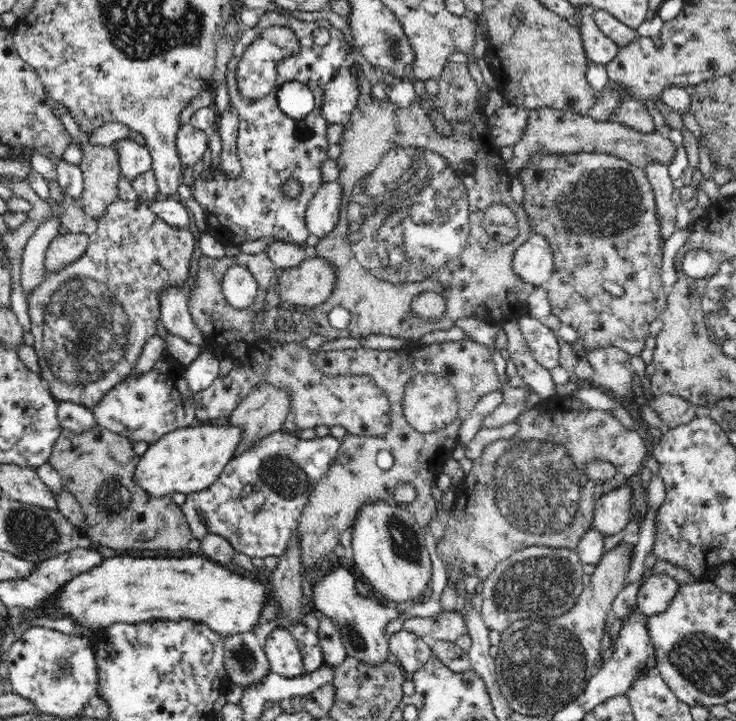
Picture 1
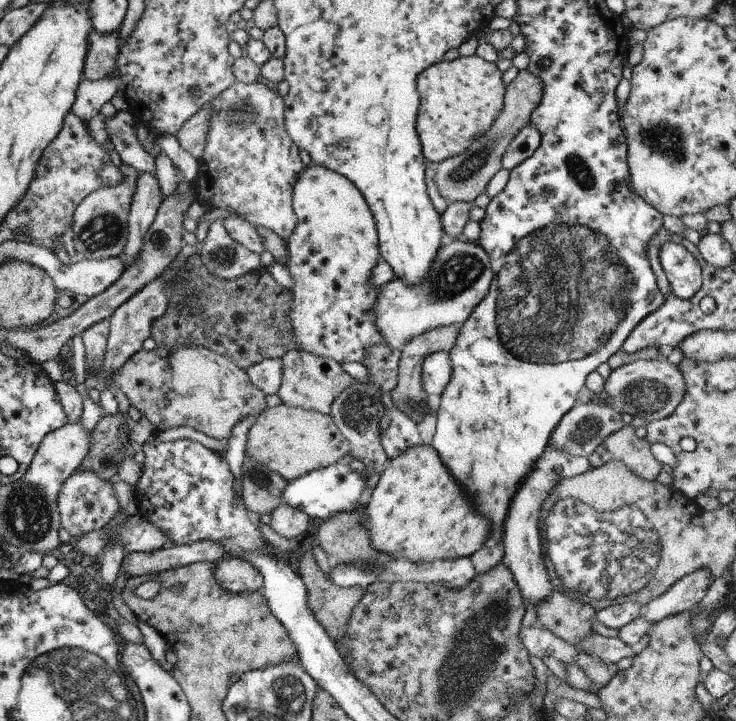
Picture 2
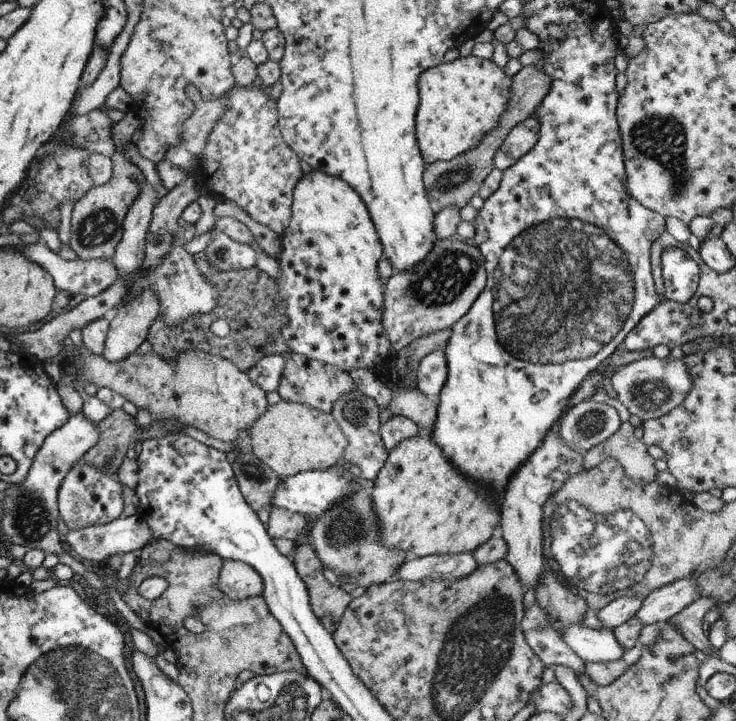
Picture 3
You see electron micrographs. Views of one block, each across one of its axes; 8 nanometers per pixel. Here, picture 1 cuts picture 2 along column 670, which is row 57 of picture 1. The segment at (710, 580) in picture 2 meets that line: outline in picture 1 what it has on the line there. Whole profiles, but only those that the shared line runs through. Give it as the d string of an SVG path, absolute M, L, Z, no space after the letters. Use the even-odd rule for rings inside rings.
M588 6L577 7L579 29L584 50L594 64L606 64L616 58L619 46L608 38L595 23L592 9Z

